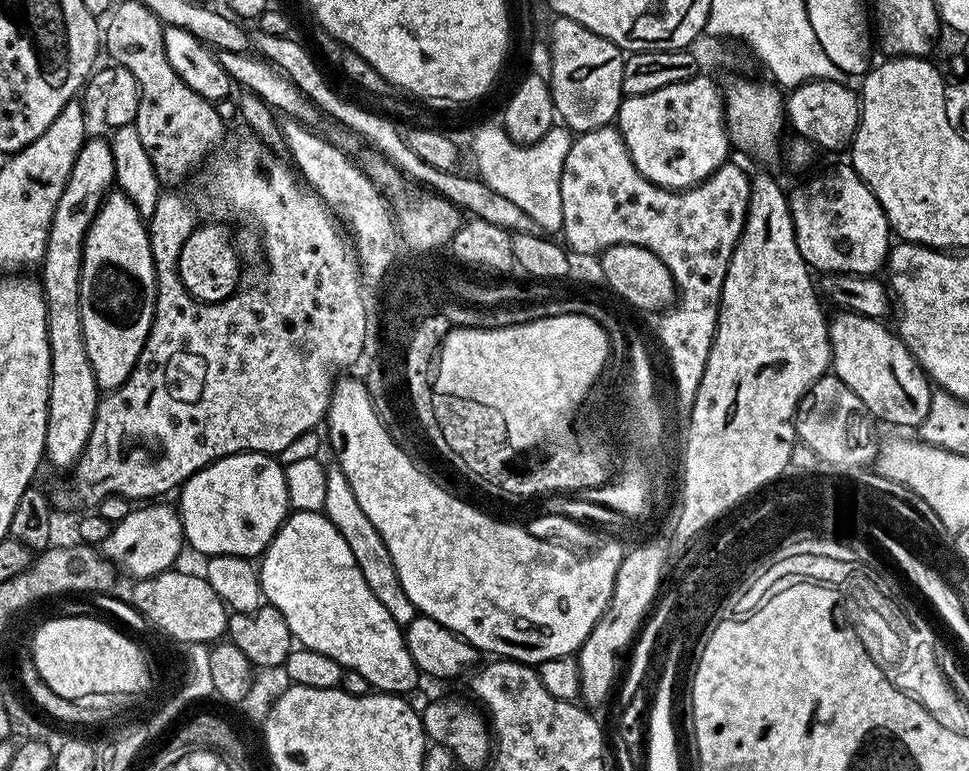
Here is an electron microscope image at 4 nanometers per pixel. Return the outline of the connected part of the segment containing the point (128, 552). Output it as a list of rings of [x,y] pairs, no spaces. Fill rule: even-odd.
[[[148,502],[143,506],[133,507],[122,522],[112,526],[110,538],[102,546],[102,551],[107,560],[111,560],[117,569],[126,571],[136,580],[145,580],[169,571],[172,564],[180,556],[180,551],[185,551],[186,541],[184,527],[180,521],[179,511],[164,502]]]

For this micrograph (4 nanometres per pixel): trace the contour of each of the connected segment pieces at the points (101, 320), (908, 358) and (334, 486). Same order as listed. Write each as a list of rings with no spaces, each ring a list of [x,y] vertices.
[[[119,190],[109,191],[104,198],[104,204],[98,210],[90,230],[86,234],[84,243],[84,257],[82,258],[82,274],[80,275],[80,301],[82,302],[82,334],[86,338],[86,354],[90,354],[90,366],[94,370],[97,388],[105,393],[112,392],[116,388],[121,388],[130,378],[134,366],[138,362],[138,354],[142,354],[146,338],[150,334],[152,319],[156,316],[156,271],[154,270],[154,258],[150,250],[150,238],[148,237],[147,223],[142,219],[139,210],[134,206],[134,202]]]
[[[837,311],[828,325],[828,342],[832,347],[831,371],[858,398],[877,421],[897,424],[900,428],[919,429],[930,410],[934,391],[916,357],[887,323],[859,316],[856,312]]]
[[[338,466],[329,467],[326,476],[326,500],[323,507],[325,516],[335,525],[347,545],[350,546],[350,552],[354,554],[358,568],[362,570],[363,578],[370,586],[374,596],[382,602],[400,627],[407,627],[418,613],[413,603],[410,602],[410,598],[406,596],[406,592],[402,590],[401,580],[397,576],[397,570],[394,569],[393,559],[390,558],[385,540],[378,534],[373,522],[366,516],[362,506],[358,504],[354,492],[340,468]]]

